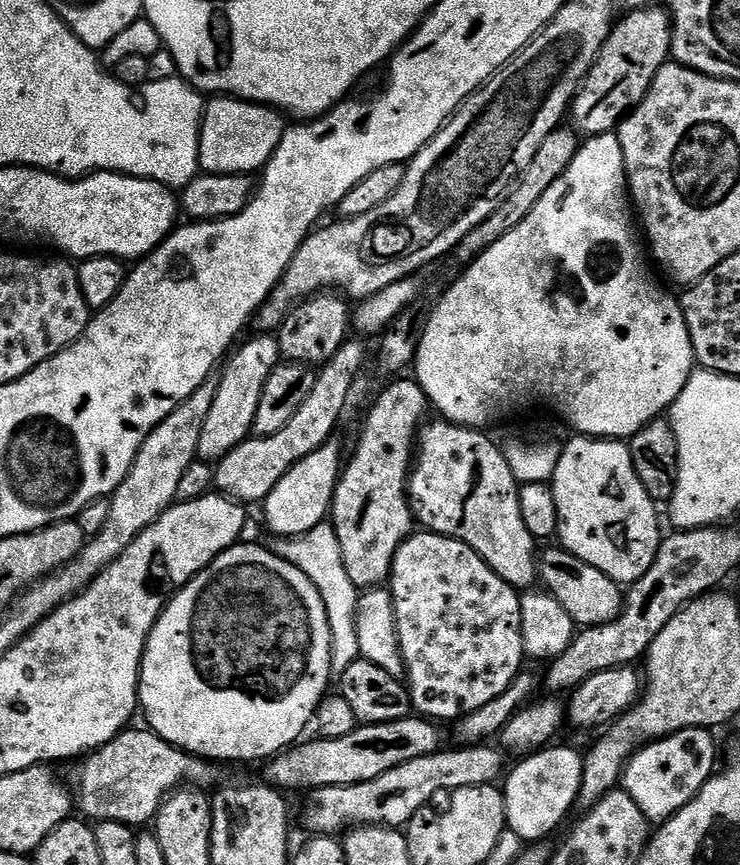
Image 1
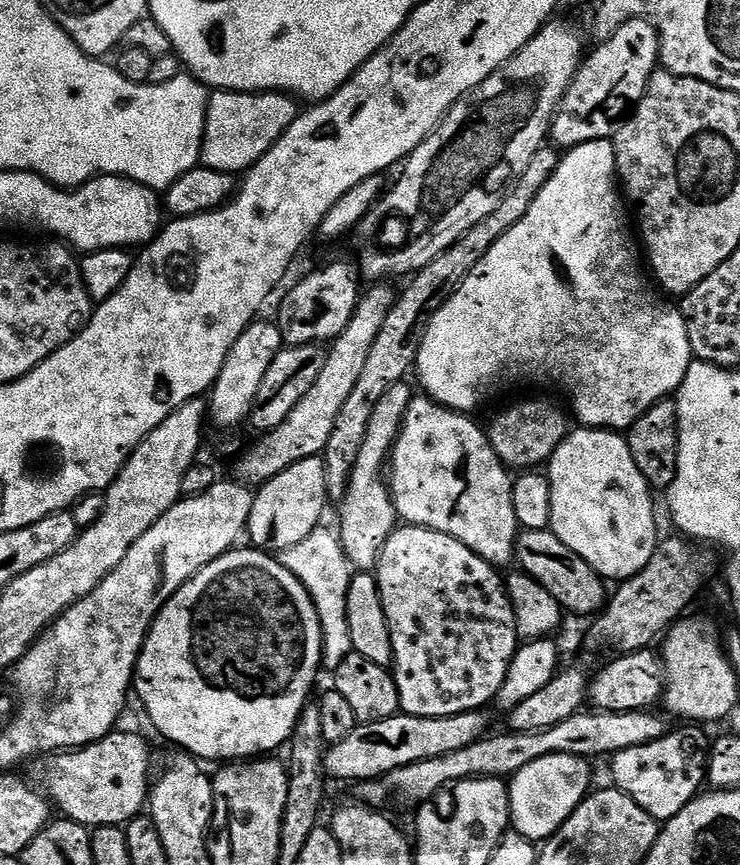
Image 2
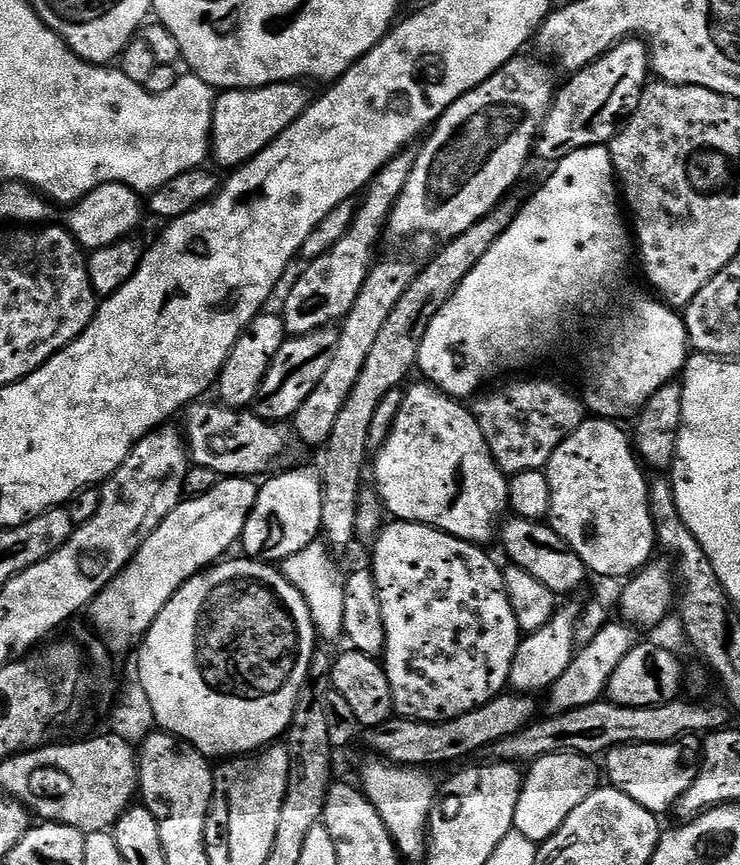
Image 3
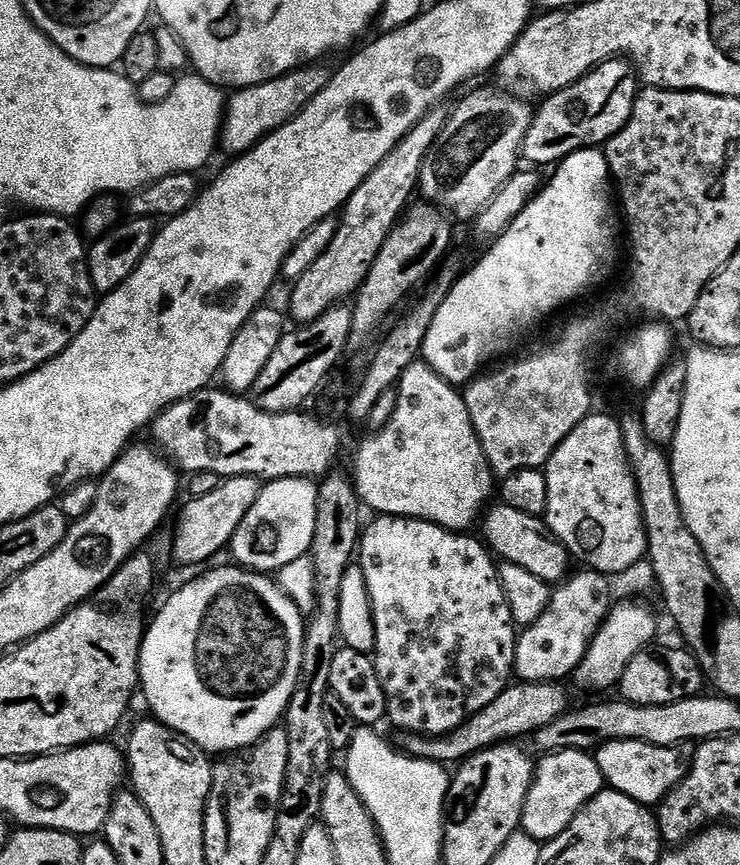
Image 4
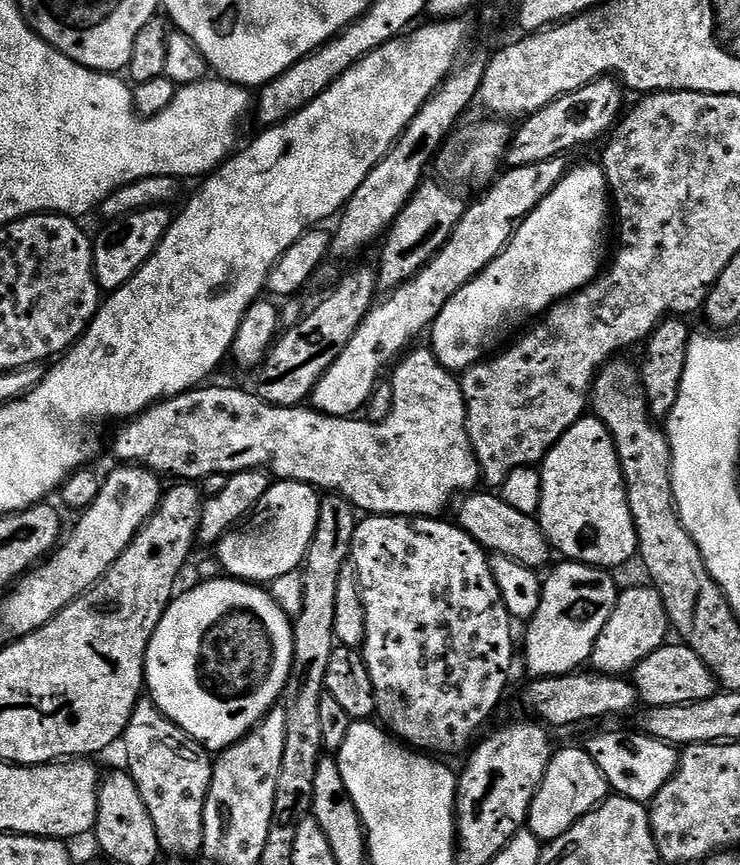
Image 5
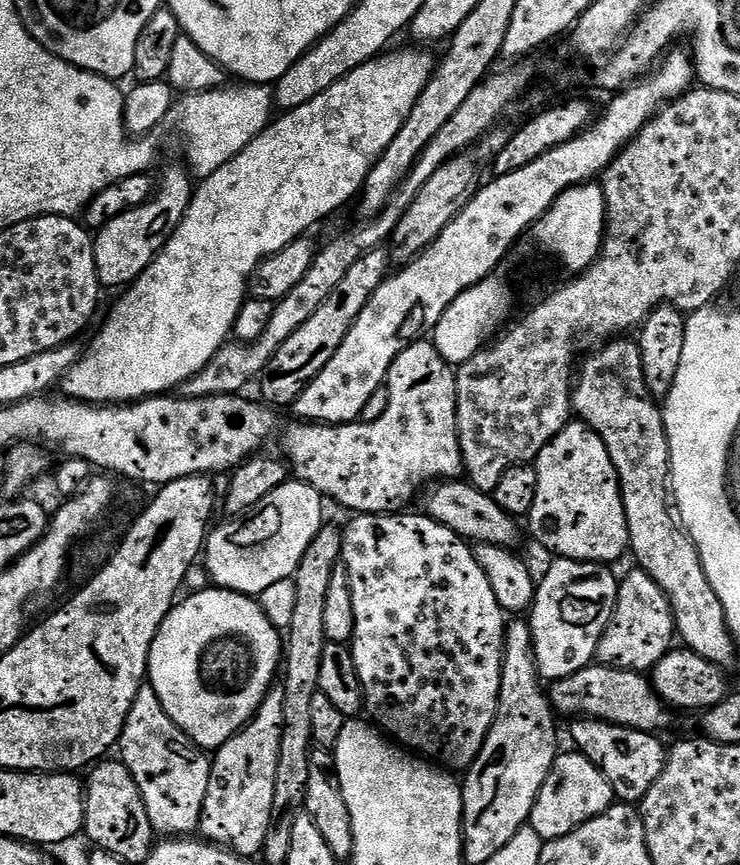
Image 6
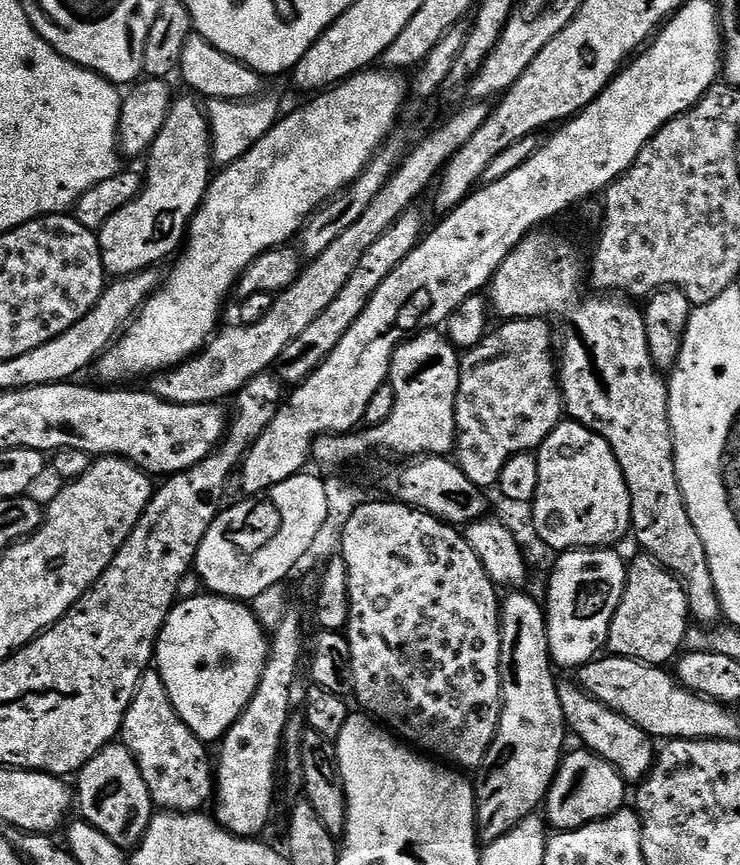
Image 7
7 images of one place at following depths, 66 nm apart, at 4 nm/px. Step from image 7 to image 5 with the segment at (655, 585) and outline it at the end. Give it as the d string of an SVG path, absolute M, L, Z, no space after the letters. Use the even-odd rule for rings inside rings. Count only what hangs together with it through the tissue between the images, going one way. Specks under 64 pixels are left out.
M651 586L645 588L628 588L616 597L616 605L602 626L602 634L598 634L598 642L594 642L594 650L590 661L591 671L601 676L627 677L654 650L664 645L670 636L668 615L660 597L660 591Z

